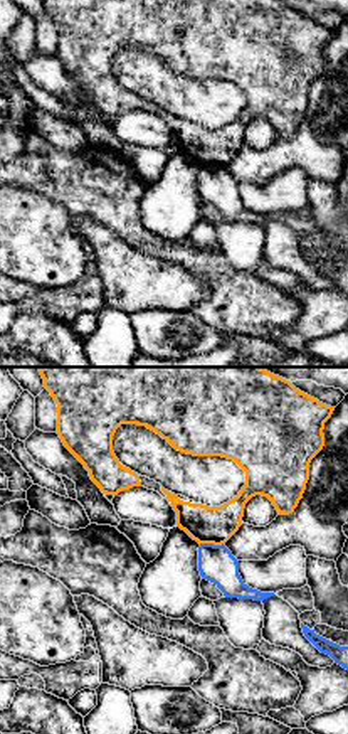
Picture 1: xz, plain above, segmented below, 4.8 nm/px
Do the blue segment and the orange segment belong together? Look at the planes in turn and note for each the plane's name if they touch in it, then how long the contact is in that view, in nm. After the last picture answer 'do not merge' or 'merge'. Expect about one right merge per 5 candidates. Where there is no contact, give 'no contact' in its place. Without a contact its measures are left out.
contact in xz; length 110 nm

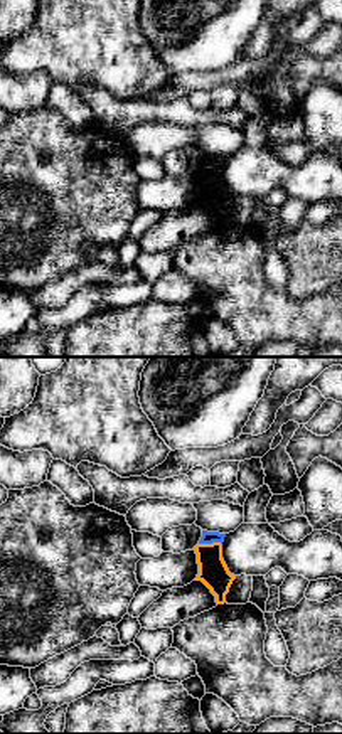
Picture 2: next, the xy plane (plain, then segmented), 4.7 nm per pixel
contact in xy; length 110 nm

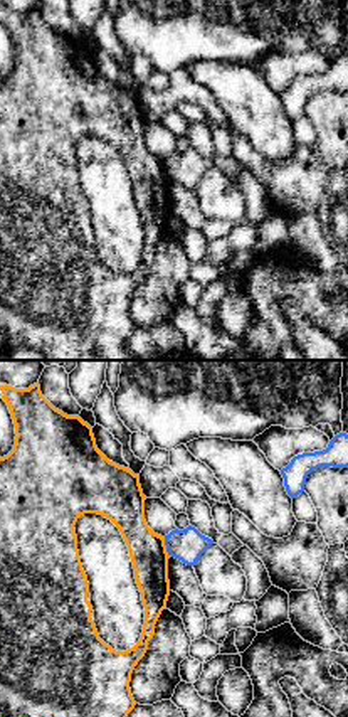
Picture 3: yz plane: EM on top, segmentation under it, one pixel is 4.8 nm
contact in yz; length 100 nm

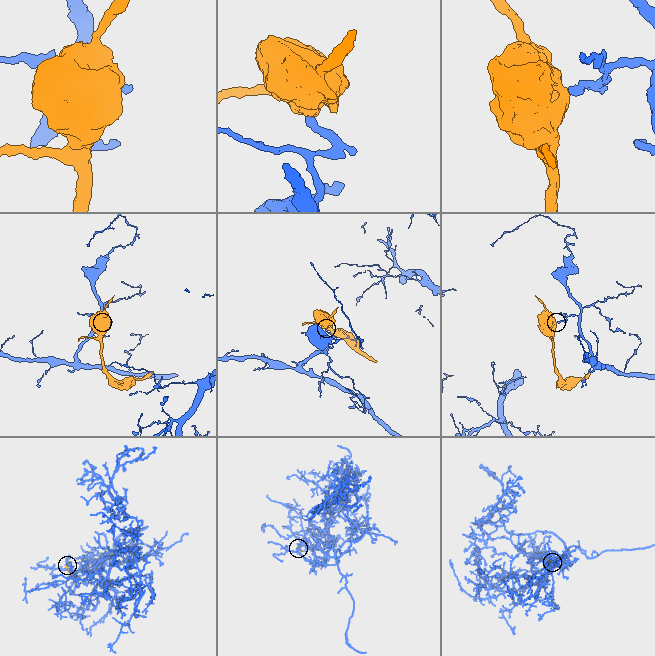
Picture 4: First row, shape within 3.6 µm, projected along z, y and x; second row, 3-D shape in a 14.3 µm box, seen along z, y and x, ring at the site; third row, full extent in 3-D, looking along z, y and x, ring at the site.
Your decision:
do not merge

